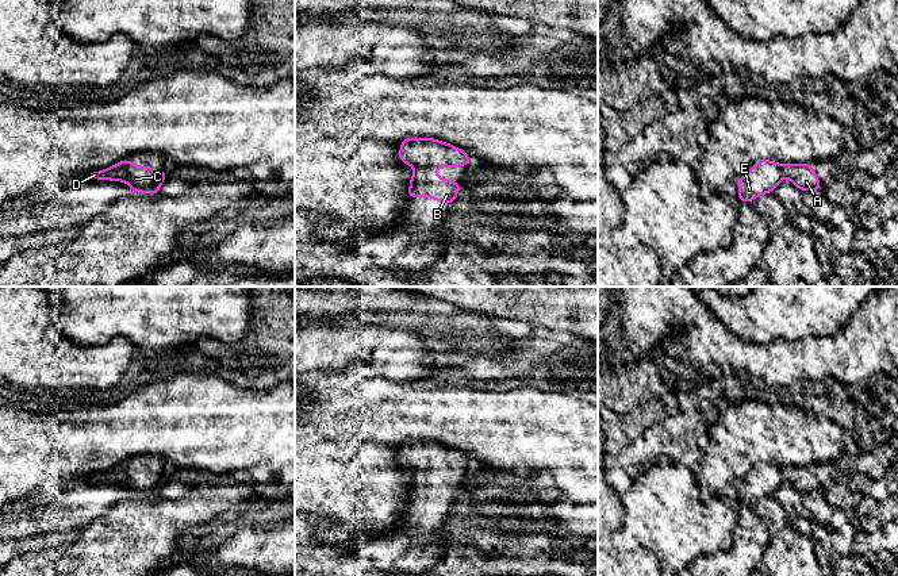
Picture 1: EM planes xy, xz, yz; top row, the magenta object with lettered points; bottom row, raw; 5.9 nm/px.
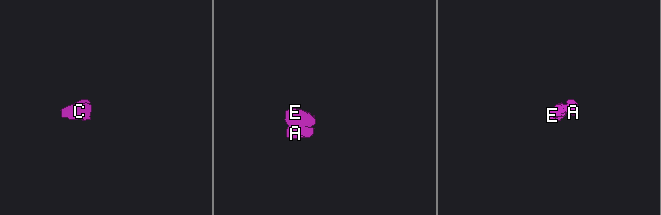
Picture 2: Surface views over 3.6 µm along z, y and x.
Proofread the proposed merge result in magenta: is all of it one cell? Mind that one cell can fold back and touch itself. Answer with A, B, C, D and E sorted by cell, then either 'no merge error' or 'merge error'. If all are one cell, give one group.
groups A B C D E; no merge error

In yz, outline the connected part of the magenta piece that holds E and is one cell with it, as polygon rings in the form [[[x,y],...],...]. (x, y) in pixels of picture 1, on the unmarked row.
[[[757,464],[738,483],[738,502],[744,506],[752,506],[761,496],[772,496],[782,481],[790,481],[801,494],[820,494],[821,485],[809,465],[783,466],[775,464]]]

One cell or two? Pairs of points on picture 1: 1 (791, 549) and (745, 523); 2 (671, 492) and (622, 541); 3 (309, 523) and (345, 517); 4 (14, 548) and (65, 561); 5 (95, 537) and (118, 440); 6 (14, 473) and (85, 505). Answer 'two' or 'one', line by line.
1: two
2: one
3: two
4: two
5: two
6: two

